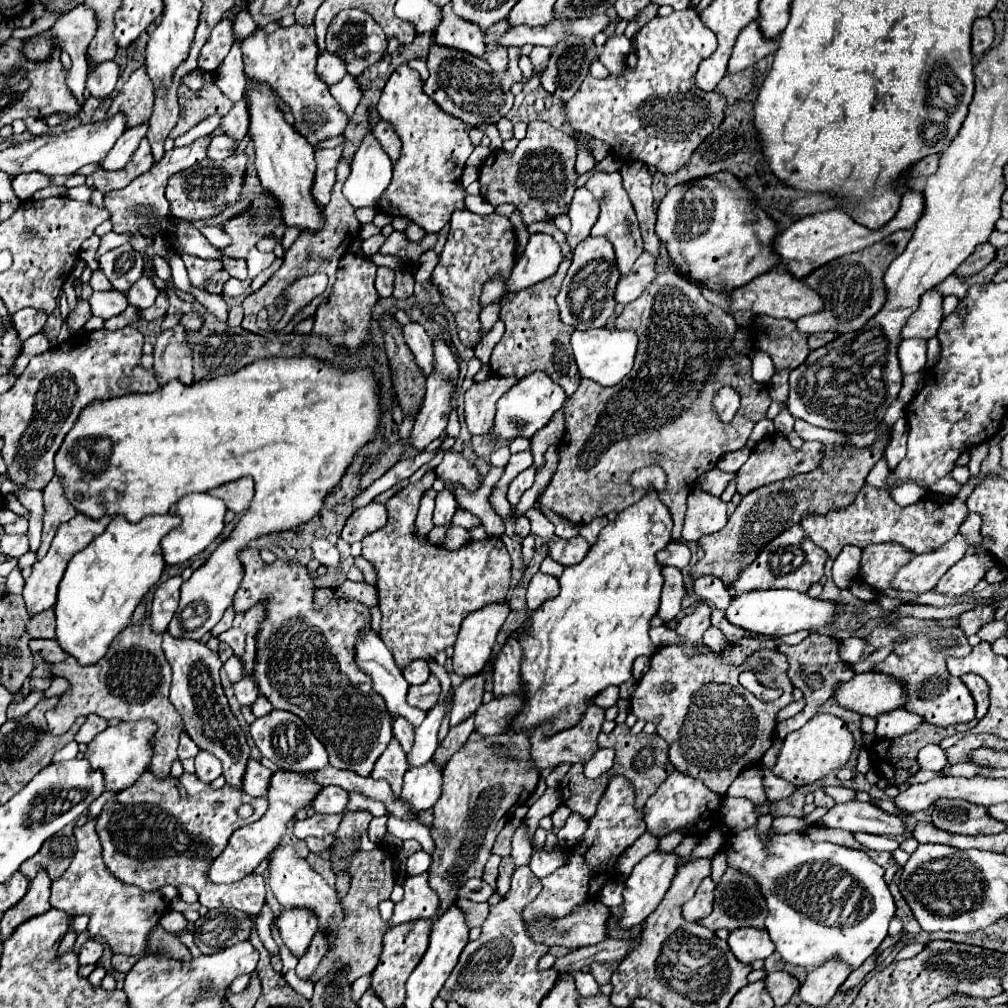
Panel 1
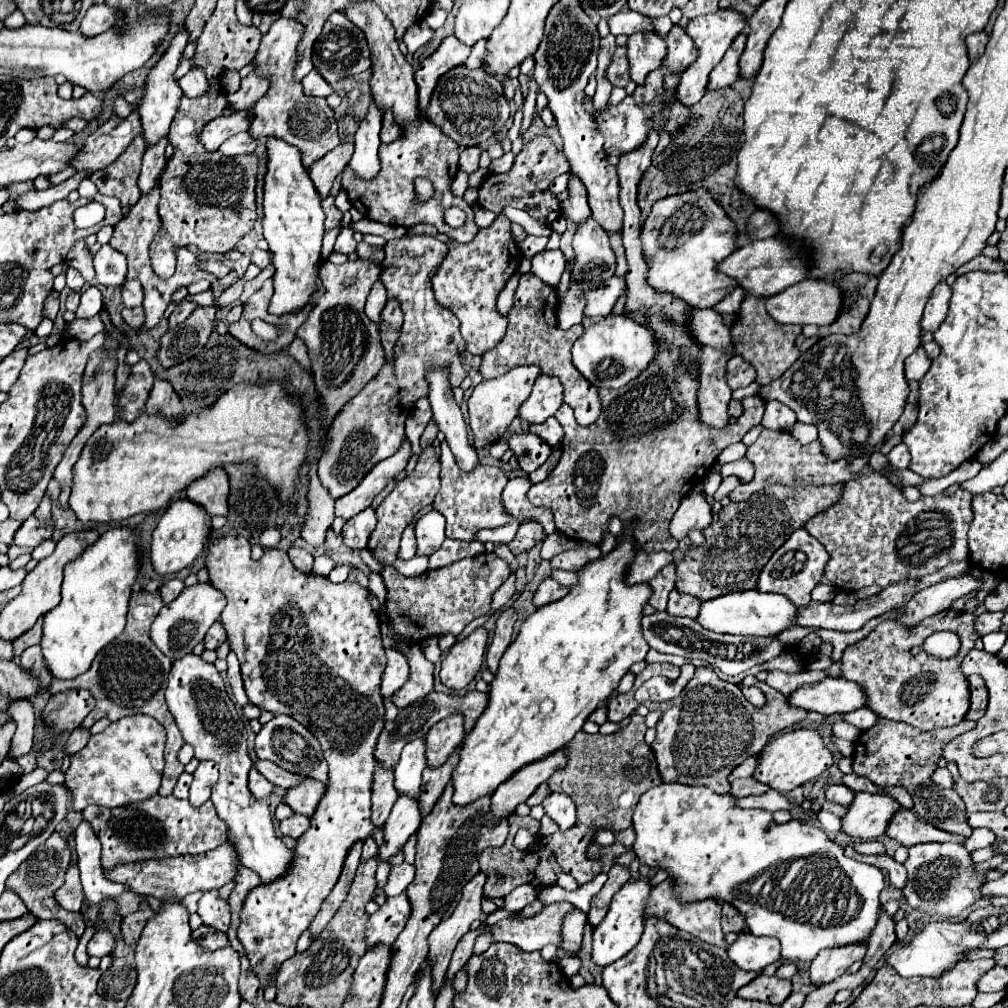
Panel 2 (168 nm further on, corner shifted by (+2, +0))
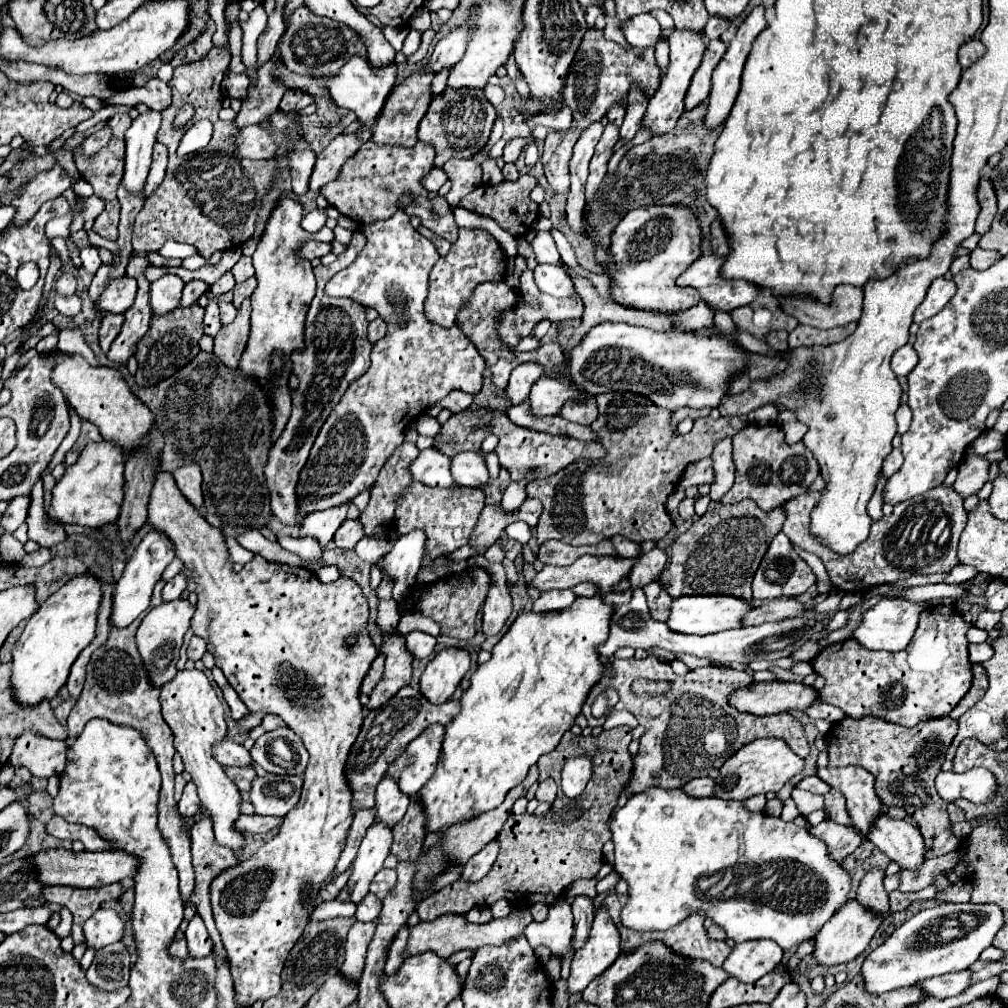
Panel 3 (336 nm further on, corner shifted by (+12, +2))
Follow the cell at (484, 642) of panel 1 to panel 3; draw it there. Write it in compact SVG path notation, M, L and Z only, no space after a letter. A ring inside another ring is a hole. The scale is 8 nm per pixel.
M443 649L433 661L429 661L421 675L419 689L423 697L435 705L445 703L469 671L469 661L465 649Z

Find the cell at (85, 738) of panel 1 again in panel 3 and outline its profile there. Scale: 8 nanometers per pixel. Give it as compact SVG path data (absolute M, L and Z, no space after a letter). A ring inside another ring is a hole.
M23 731L13 747L13 755L9 763L13 767L27 767L31 775L49 779L51 775L59 775L65 769L67 745L65 741L53 741L41 737L37 731Z

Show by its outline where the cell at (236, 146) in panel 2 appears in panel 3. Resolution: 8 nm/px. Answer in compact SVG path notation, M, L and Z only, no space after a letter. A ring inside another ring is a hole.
M247 125L247 129L241 129L241 133L233 139L239 155L247 159L273 159L277 157L279 145L273 141L271 133L263 129L261 125Z

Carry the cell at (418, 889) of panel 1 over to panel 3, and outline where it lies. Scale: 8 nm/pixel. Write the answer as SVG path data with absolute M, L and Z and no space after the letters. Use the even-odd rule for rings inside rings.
M357 921L349 929L349 935L345 941L345 963L341 965L339 973L353 983L361 981L367 945L371 943L371 937L375 933L375 925L377 925L377 921L371 921L371 923L359 923Z

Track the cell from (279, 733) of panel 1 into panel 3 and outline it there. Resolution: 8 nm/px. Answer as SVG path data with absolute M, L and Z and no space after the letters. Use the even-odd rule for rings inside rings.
M281 727L261 735L251 749L251 757L267 773L299 777L303 775L309 761L309 753L303 741L299 741L299 737L295 737L289 727Z

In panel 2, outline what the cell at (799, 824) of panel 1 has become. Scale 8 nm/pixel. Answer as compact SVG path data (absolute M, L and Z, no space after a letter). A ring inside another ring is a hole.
M853 841L849 843L849 847L863 855L885 854L885 847L879 841Z

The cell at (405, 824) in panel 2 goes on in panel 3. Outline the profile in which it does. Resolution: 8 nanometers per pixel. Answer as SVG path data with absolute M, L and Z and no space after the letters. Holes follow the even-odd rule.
M371 825L357 851L357 857L351 863L351 875L345 885L351 903L359 905L369 893L369 883L373 881L377 871L383 869L383 861L389 855L389 847L391 833L387 833L387 829L375 829L375 825Z

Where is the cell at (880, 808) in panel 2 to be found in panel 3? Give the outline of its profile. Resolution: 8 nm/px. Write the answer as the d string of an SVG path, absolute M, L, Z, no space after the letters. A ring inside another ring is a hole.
M823 821L815 827L811 827L809 831L817 839L825 841L829 857L837 863L841 863L849 853L853 853L861 845L861 833L855 827L847 829L839 823L833 823L833 821Z

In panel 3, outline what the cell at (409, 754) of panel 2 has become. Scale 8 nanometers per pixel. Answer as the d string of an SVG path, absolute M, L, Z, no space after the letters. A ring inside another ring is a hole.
M383 777L375 793L375 823L385 823L389 829L393 829L403 819L407 807L409 797L395 789L395 781L391 781L391 777Z

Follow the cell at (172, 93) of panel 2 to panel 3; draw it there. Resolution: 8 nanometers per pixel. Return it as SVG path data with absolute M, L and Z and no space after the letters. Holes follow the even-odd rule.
M149 109L147 113L139 115L133 121L133 125L127 129L127 135L125 135L125 141L127 141L125 175L121 179L121 185L131 195L141 193L145 187L159 123L161 123L161 113Z

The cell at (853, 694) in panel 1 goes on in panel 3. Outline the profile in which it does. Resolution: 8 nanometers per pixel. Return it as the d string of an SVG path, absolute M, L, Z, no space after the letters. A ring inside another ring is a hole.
M763 681L733 691L727 701L731 707L735 707L741 713L771 715L791 709L803 711L815 699L817 699L817 691L811 687L803 687L801 683Z

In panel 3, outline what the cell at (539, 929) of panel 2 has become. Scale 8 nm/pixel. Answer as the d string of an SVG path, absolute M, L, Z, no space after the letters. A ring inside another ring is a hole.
M517 907L505 919L493 919L485 925L473 925L463 915L453 915L453 913L441 915L435 921L421 921L419 925L409 929L409 939L407 939L407 947L403 951L403 957L413 957L413 955L421 955L425 951L433 951L439 957L447 959L453 953L463 951L463 949L479 949L483 945L501 945L503 941L511 941L519 933L523 933L531 921L533 921L533 917L527 907L523 907L523 909Z

